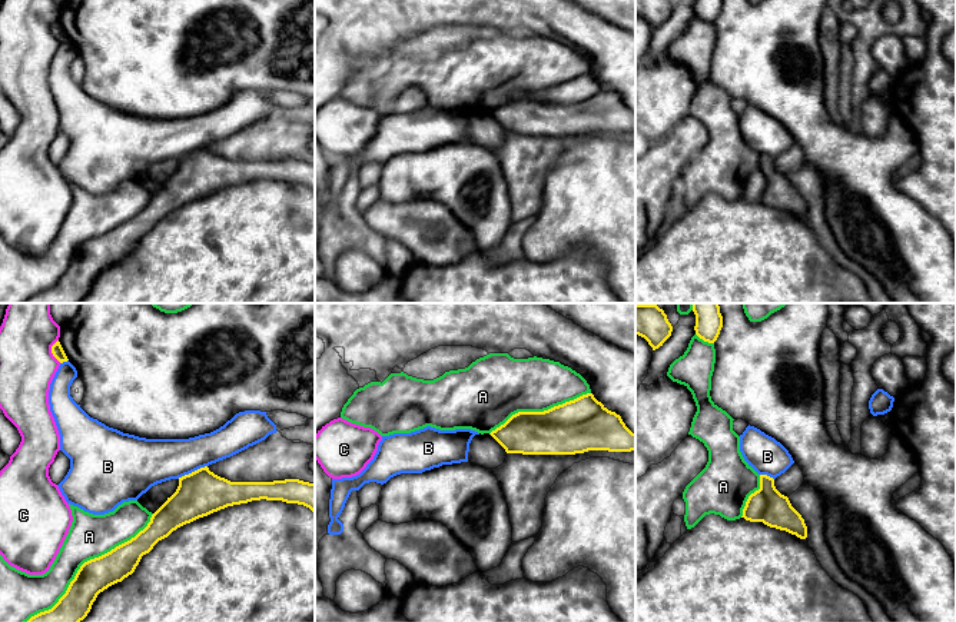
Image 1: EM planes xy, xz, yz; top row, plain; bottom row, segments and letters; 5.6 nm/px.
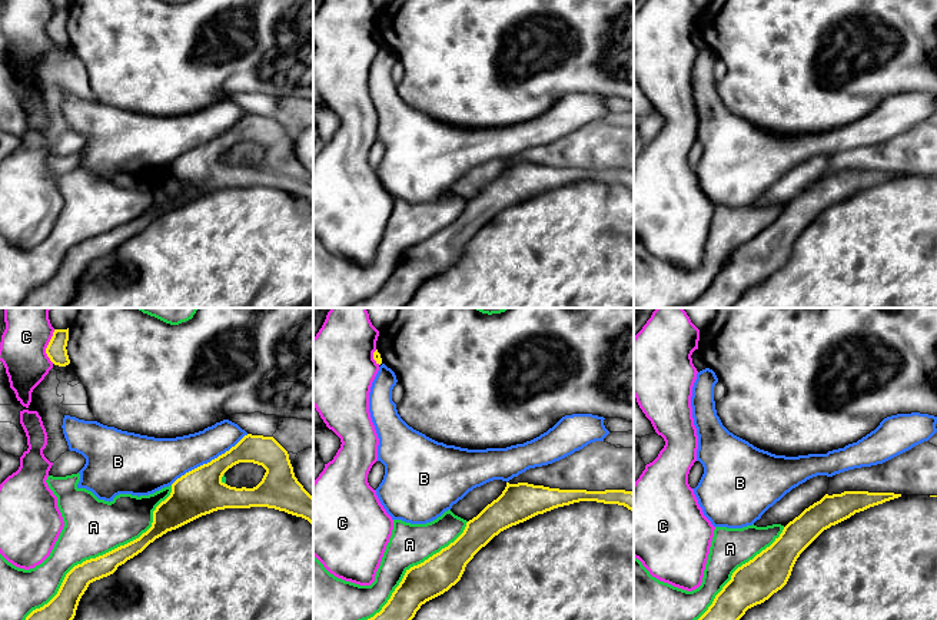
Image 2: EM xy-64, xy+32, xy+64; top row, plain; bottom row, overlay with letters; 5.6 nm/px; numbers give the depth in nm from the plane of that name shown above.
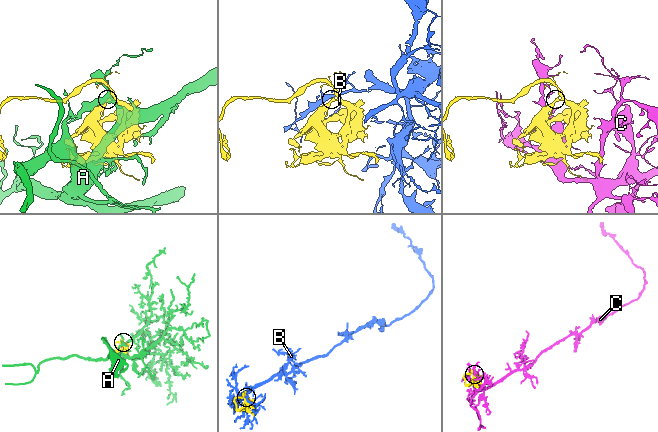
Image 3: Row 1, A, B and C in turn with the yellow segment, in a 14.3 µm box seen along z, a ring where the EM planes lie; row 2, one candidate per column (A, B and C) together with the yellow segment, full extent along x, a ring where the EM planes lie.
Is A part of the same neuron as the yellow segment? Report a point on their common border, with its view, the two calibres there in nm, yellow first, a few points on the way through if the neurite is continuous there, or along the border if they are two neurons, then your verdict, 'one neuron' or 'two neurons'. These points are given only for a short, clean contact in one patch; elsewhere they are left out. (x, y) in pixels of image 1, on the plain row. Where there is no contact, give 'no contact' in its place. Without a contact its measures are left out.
xy (85, 242) | 190/240 nm | two neurons

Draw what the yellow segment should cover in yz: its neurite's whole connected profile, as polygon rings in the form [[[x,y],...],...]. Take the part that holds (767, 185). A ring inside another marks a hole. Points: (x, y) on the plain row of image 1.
[[[760,154],[760,169],[748,176],[741,197],[750,202],[763,202],[800,219],[807,217],[804,199],[791,186],[789,177],[776,169],[774,159],[767,154]]]

